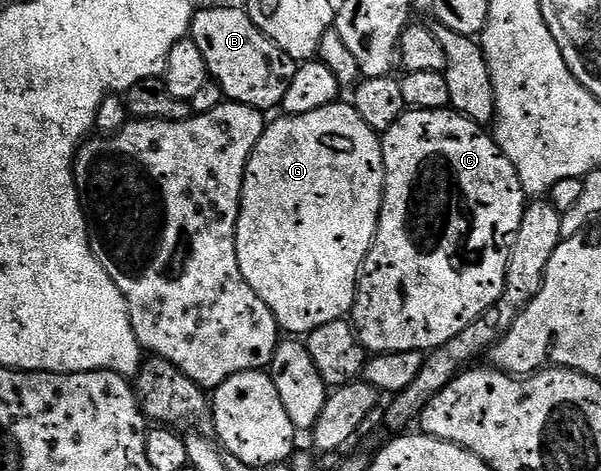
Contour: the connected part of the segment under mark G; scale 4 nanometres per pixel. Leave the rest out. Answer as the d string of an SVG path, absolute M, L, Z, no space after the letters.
M335 103L320 107L320 111L308 111L308 115L295 117L279 116L279 121L271 120L260 135L260 143L248 159L248 167L242 184L242 202L238 212L236 227L236 259L240 259L240 272L248 279L248 287L264 299L272 311L279 330L286 335L305 335L324 327L324 323L341 321L354 308L354 296L358 293L358 282L362 276L362 265L366 261L370 248L374 245L374 236L378 230L378 220L382 210L382 192L386 186L386 168L382 158L382 143L379 134L360 117L353 104Z

